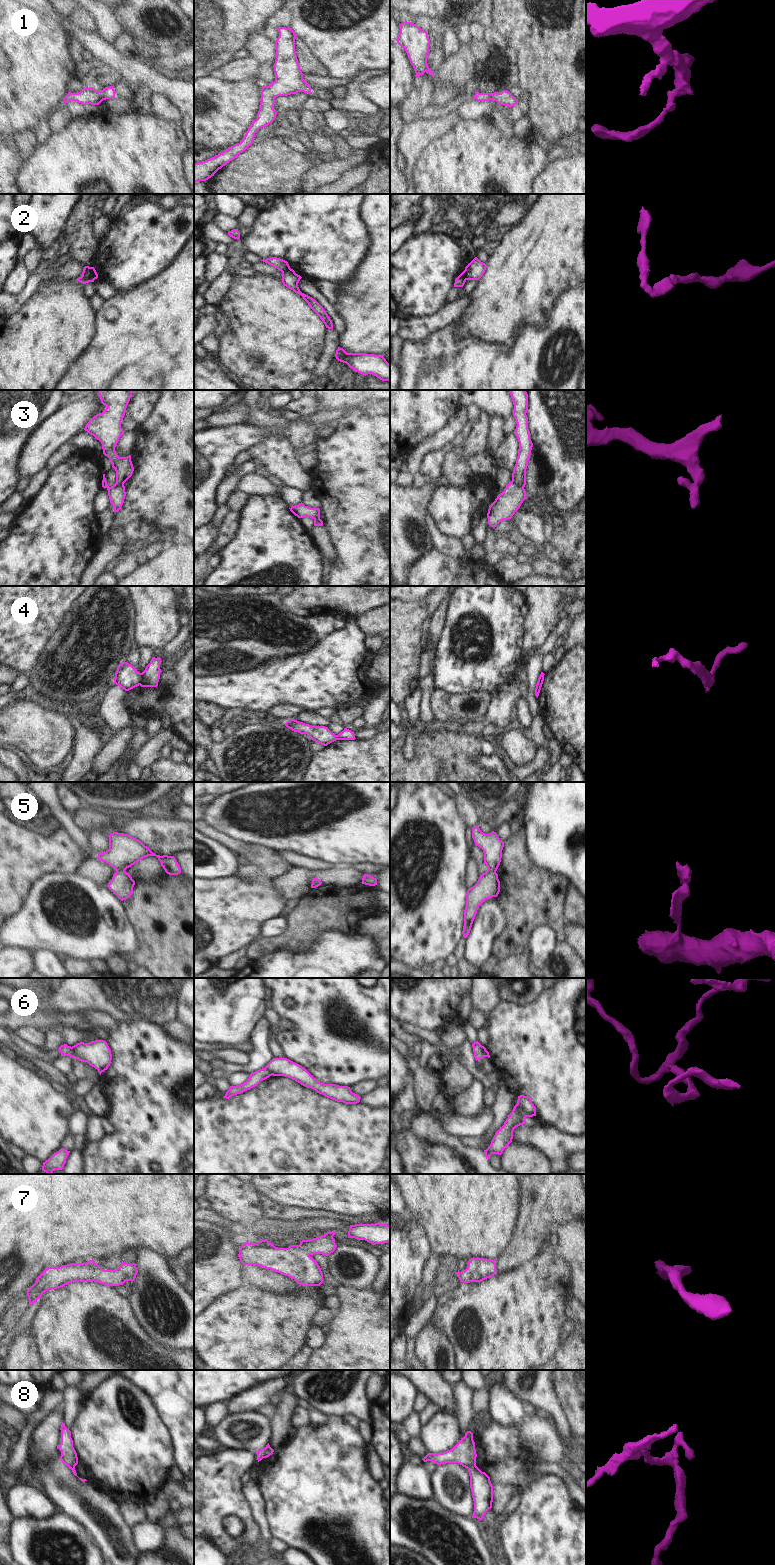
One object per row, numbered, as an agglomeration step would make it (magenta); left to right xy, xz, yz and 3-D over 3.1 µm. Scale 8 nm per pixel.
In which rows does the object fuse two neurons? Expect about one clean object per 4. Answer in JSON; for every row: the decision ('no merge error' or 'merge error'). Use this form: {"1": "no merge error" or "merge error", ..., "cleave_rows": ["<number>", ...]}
{"1": "no merge error", "2": "merge error", "3": "merge error", "4": "merge error", "5": "merge error", "6": "merge error", "7": "no merge error", "8": "merge error", "cleave_rows": ["2", "3", "4", "5", "6", "8"]}

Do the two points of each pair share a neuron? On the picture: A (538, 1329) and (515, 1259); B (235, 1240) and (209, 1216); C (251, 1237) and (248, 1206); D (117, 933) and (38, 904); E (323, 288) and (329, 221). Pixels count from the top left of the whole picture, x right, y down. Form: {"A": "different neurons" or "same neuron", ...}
{"A": "different neurons", "B": "different neurons", "C": "different neurons", "D": "same neuron", "E": "different neurons"}

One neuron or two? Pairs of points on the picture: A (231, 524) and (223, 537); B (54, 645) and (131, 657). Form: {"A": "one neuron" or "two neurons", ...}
{"A": "one neuron", "B": "two neurons"}

